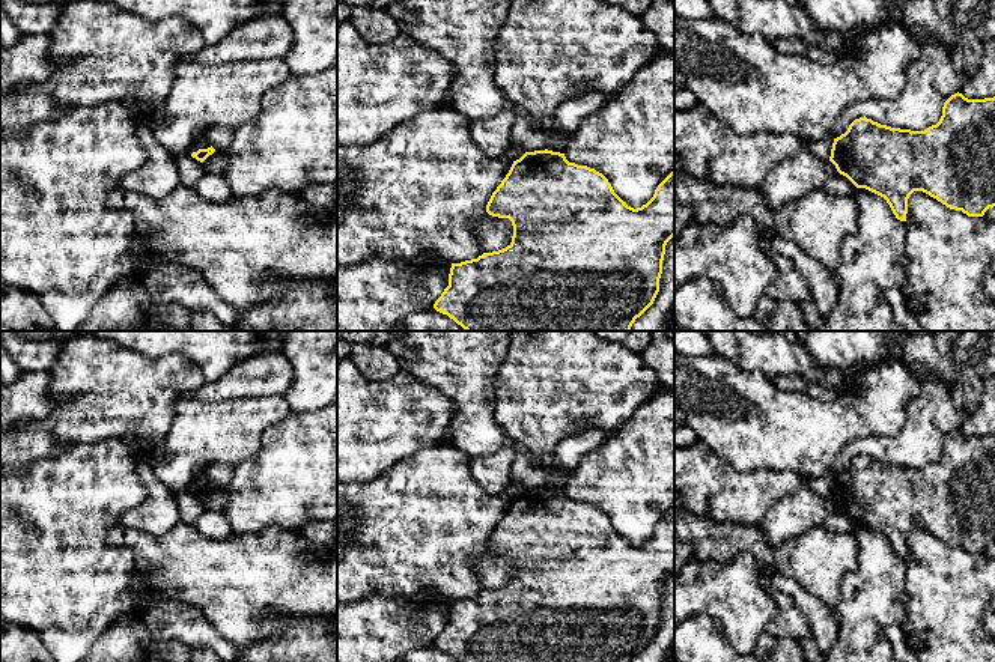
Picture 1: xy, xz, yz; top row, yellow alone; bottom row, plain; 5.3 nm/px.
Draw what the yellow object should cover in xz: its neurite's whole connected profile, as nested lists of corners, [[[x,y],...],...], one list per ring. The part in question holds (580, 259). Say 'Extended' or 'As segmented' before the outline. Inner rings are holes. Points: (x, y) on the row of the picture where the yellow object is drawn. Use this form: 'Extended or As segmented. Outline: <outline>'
As segmented. Outline: [[[552,150],[525,152],[492,193],[486,212],[509,218],[512,242],[477,259],[452,263],[449,286],[434,308],[465,331],[631,331],[659,292],[667,242],[674,236],[674,170],[641,208],[628,206],[608,179]]]

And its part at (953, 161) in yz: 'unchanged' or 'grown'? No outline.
unchanged

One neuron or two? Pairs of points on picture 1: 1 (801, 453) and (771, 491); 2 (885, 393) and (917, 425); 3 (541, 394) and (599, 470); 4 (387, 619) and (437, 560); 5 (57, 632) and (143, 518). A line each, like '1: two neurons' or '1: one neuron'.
1: two neurons
2: two neurons
3: two neurons
4: two neurons
5: two neurons

